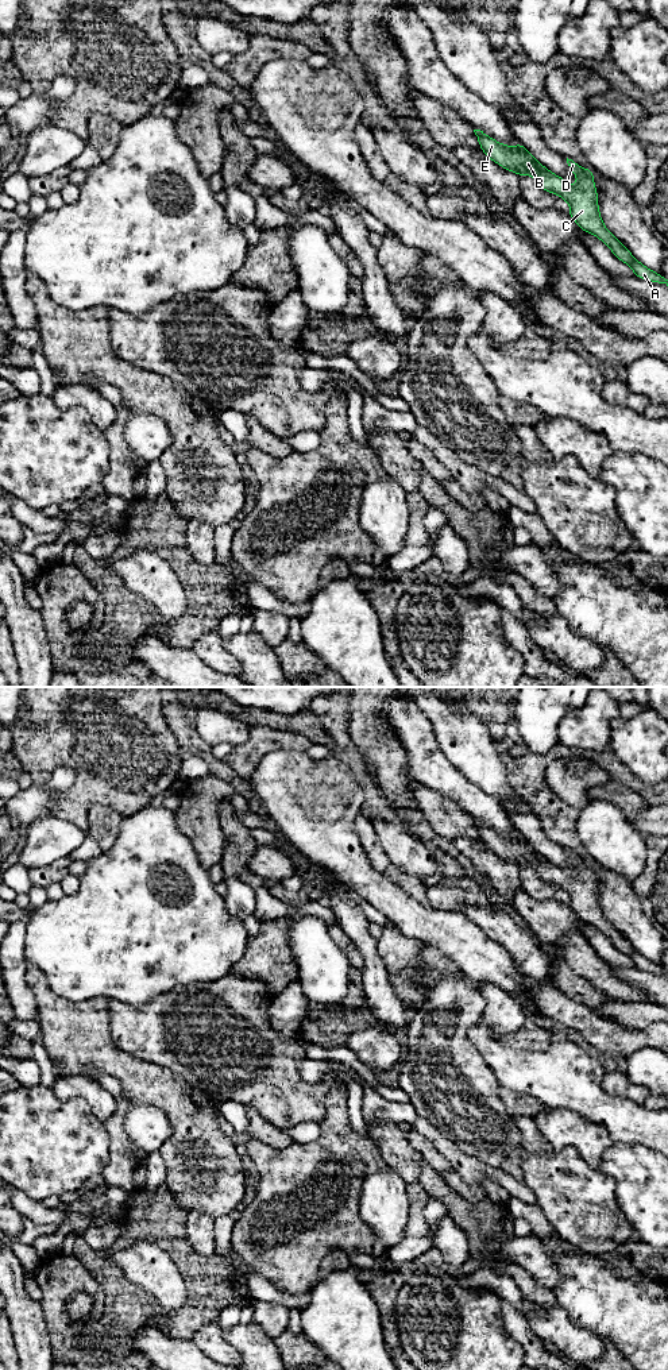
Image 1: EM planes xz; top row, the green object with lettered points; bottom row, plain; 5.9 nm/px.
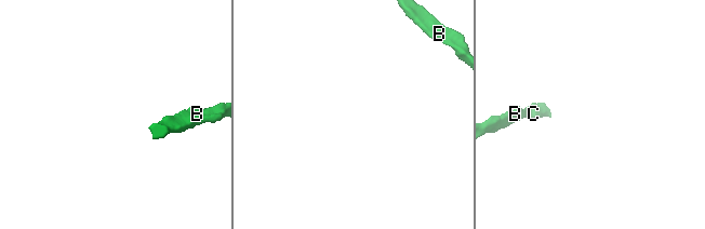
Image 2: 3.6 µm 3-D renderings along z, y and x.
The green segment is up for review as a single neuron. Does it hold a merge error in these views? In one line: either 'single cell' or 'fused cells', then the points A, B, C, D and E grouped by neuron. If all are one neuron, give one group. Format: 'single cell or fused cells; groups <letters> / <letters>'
single cell; groups A B C D E

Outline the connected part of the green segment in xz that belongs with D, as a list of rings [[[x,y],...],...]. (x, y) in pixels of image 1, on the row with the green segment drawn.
[[[474,130],[474,132],[487,158],[518,175],[534,177],[541,189],[564,198],[571,208],[568,215],[576,221],[579,228],[592,234],[607,244],[619,261],[632,267],[636,277],[668,286],[667,278],[640,263],[632,252],[605,227],[599,213],[594,173],[590,169],[583,169],[576,162],[567,158],[569,169],[578,178],[578,184],[572,186],[561,177],[544,167],[522,146],[522,143],[510,147],[491,139],[480,130]]]

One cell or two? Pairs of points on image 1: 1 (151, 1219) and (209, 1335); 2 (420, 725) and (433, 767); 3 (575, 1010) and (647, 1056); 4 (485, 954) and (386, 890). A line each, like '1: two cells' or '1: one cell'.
1: two cells
2: one cell
3: two cells
4: one cell

